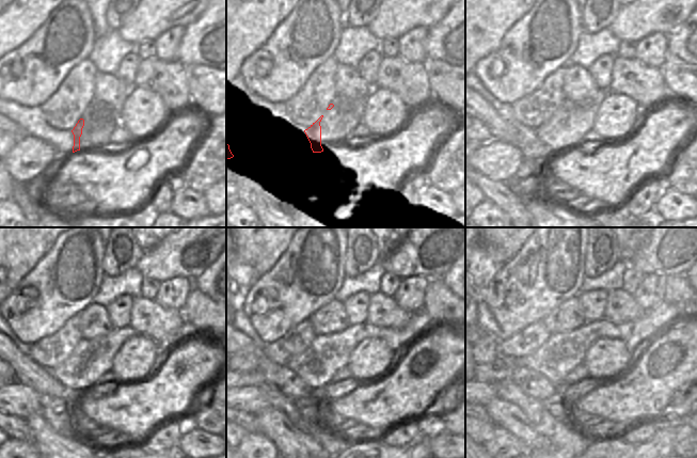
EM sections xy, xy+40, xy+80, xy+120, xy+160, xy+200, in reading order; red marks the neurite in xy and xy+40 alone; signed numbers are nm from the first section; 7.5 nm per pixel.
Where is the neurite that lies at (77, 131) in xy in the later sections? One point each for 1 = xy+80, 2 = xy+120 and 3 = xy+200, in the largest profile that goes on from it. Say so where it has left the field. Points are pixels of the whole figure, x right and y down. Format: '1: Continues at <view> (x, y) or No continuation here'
1: Continues at xy+80 (549, 132)
2: Continues at xy+120 (69, 373)
3: Continues at xy+200 (560, 352)

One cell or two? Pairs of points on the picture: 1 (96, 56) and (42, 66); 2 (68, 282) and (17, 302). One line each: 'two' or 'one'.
1: two
2: one

